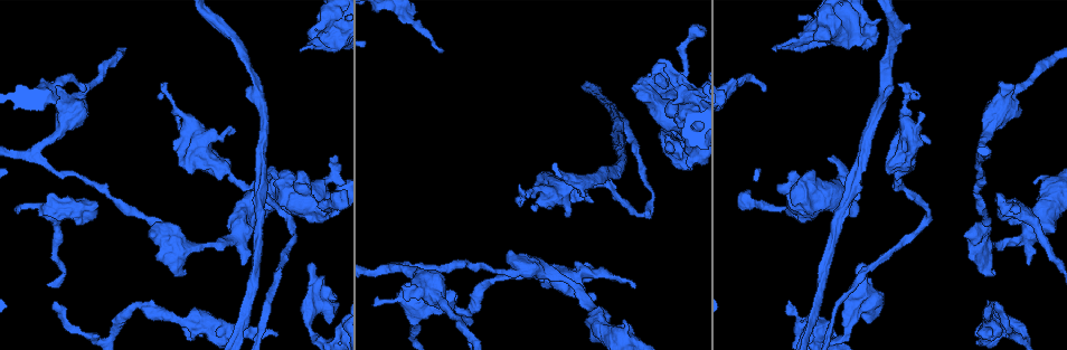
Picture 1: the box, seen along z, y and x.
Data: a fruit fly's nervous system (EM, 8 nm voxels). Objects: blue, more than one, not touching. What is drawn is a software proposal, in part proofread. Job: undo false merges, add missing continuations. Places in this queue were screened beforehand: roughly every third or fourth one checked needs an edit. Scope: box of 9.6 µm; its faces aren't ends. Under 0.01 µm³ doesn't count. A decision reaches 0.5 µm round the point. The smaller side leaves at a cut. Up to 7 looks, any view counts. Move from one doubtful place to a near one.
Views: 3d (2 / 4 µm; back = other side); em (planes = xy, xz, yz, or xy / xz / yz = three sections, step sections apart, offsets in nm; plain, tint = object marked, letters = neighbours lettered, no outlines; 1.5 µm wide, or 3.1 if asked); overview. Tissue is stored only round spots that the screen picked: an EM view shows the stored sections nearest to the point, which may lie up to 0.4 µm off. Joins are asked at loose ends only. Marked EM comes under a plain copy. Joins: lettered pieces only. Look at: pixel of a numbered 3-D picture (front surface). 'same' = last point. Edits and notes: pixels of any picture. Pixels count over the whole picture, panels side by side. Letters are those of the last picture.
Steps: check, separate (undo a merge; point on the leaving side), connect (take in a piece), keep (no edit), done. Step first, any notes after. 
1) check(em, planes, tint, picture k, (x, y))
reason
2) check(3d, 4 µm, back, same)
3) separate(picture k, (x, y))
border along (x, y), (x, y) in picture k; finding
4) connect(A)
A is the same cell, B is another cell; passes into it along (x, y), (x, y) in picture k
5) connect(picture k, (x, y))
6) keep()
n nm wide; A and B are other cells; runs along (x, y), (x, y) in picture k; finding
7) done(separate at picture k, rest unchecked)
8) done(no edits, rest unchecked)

check(3d, 2 µm, picture 1, (535, 279))
an open end

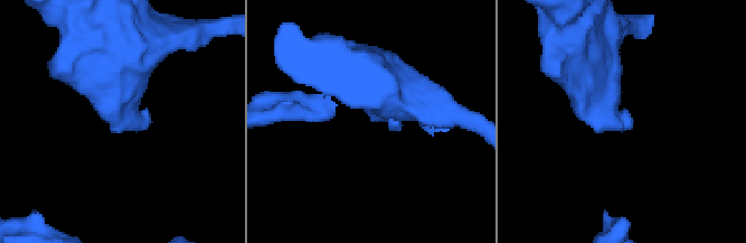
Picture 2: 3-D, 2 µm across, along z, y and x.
check(em, planes, letters, picture 2, (375, 120))
shape alone is not enough

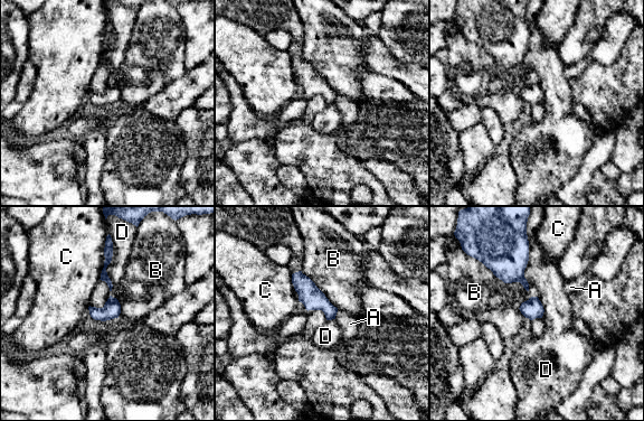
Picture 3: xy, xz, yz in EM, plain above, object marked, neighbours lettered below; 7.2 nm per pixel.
keep()
A, B, C and D are other cells; border along (106, 236), (104, 267), (98, 279) in picture 3; none of them fits

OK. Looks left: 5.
check(3d, 2 µm, picture 1, (249, 332))
calibre changes

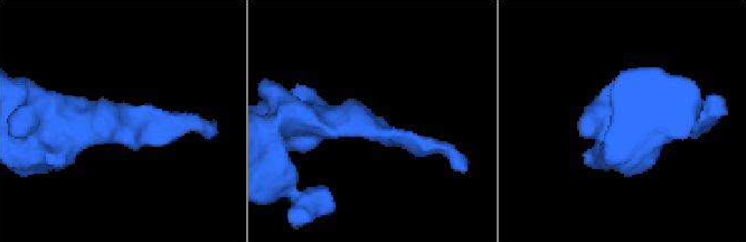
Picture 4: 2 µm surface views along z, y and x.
check(em, planes, tint, picture 4, (367, 123))
shape alone is not enough

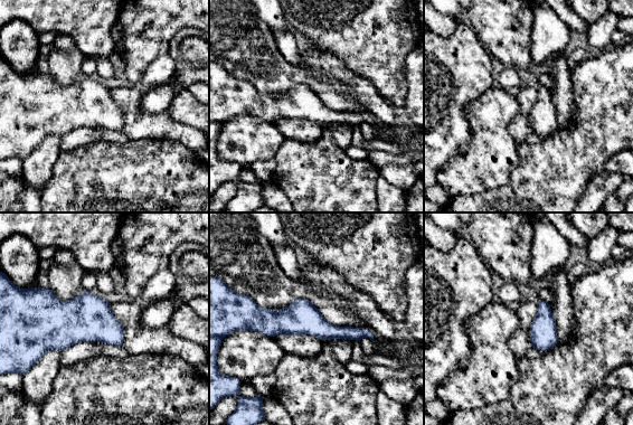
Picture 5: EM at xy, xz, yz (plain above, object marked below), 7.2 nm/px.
check(em, planes, letters, same)

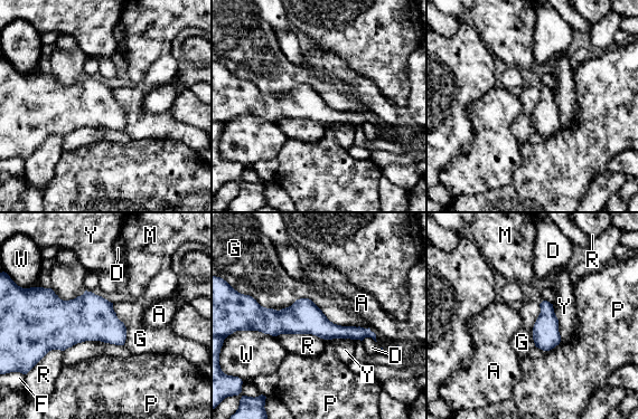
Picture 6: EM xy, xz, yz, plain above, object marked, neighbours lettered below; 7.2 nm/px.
keep()
70 nm wide; A, D, F, G, M, P, R, W and Y are other cells; runs along (253, 316), (371, 334) in picture 6; one neuron here

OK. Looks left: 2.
check(em, yz, step 4, letters, picture 1, (592, 201))
an open end

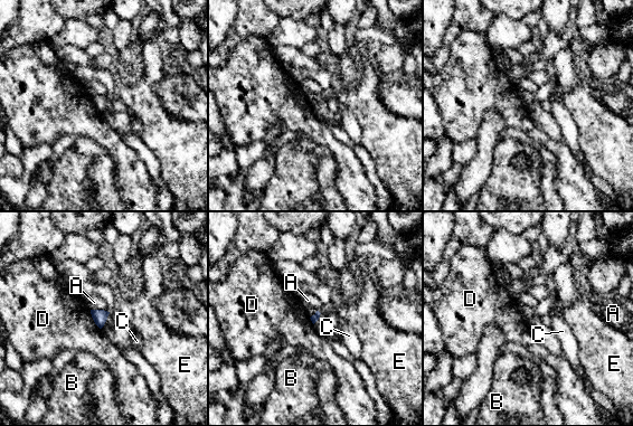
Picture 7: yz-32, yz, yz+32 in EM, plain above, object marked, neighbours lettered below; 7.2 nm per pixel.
check(em, planes, letters, same)
another direction

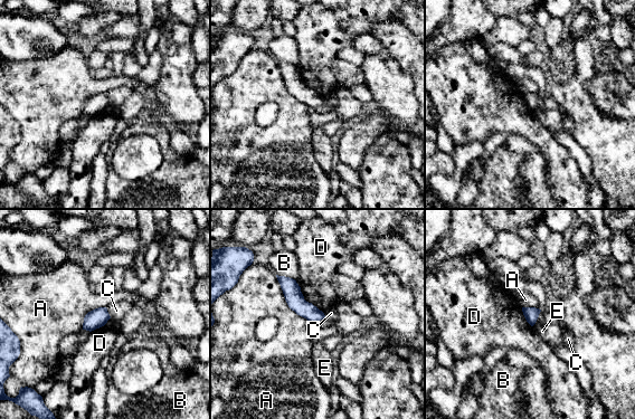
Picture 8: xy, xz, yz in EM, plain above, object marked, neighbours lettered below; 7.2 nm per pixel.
keep()
A, B, C, D and E are other cells; border along (294, 279), (303, 297), (322, 312) in picture 8; none of them fits

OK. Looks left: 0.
done(no edits, rest unchecked)

